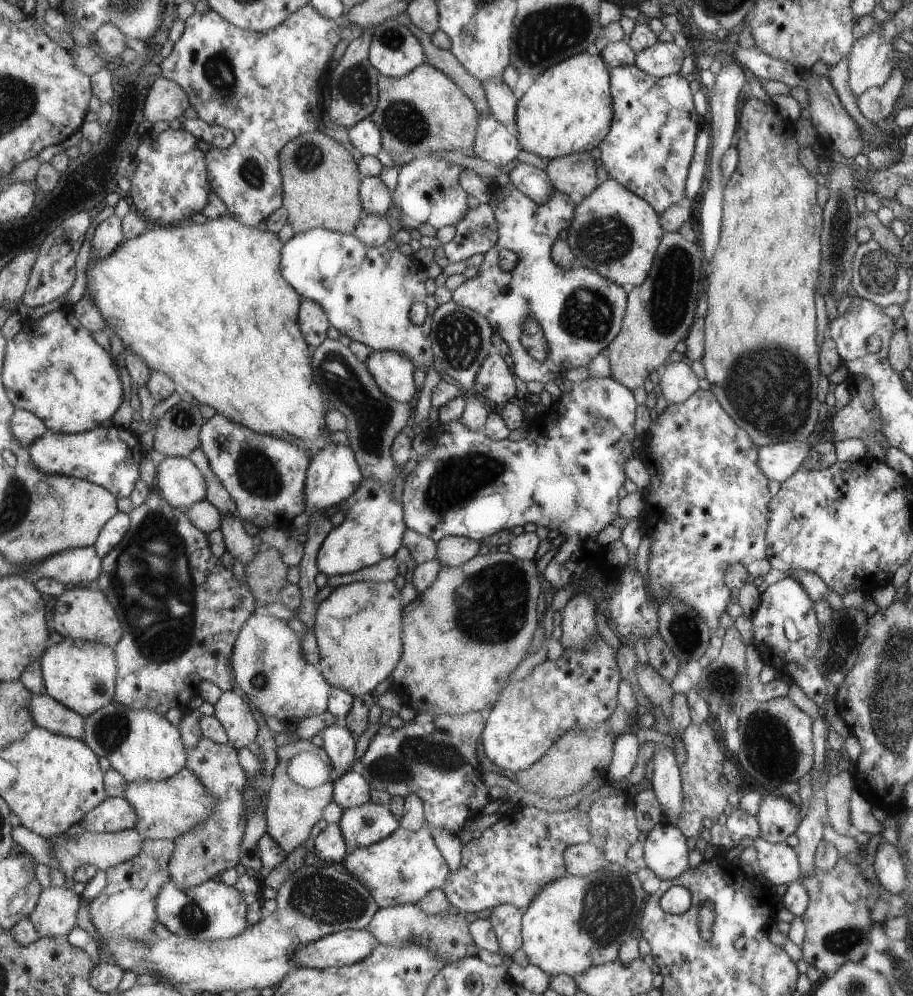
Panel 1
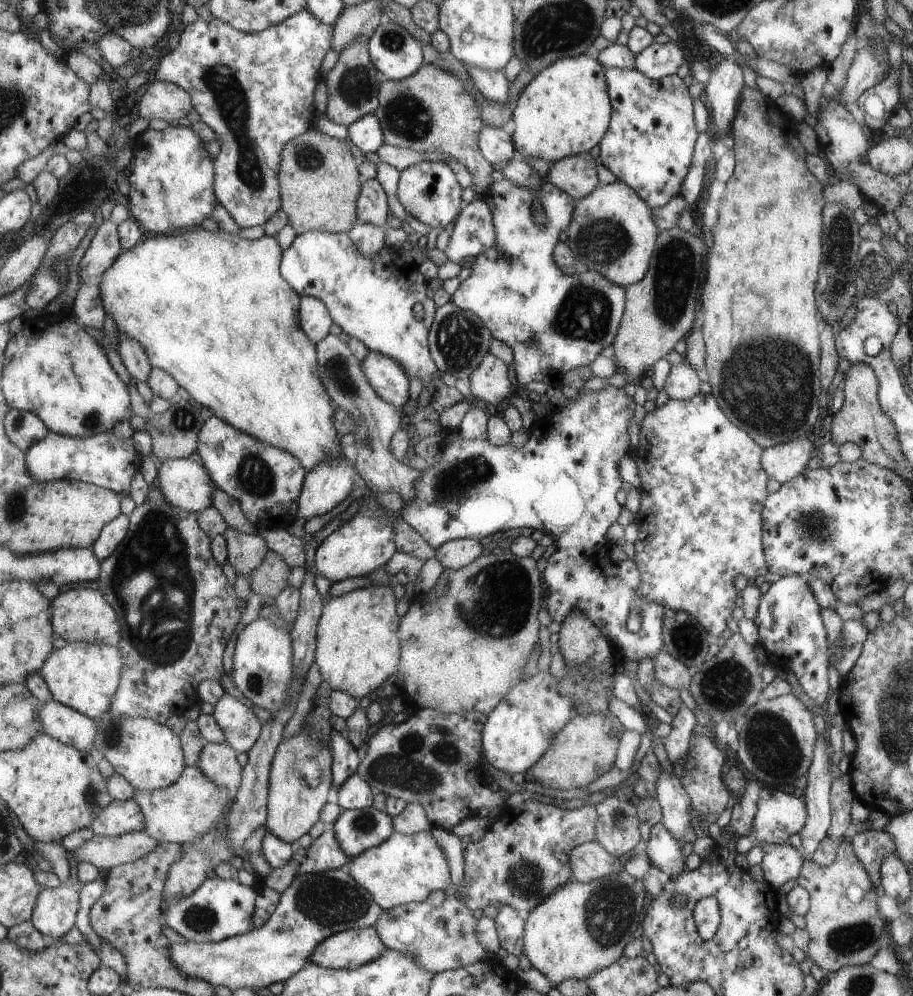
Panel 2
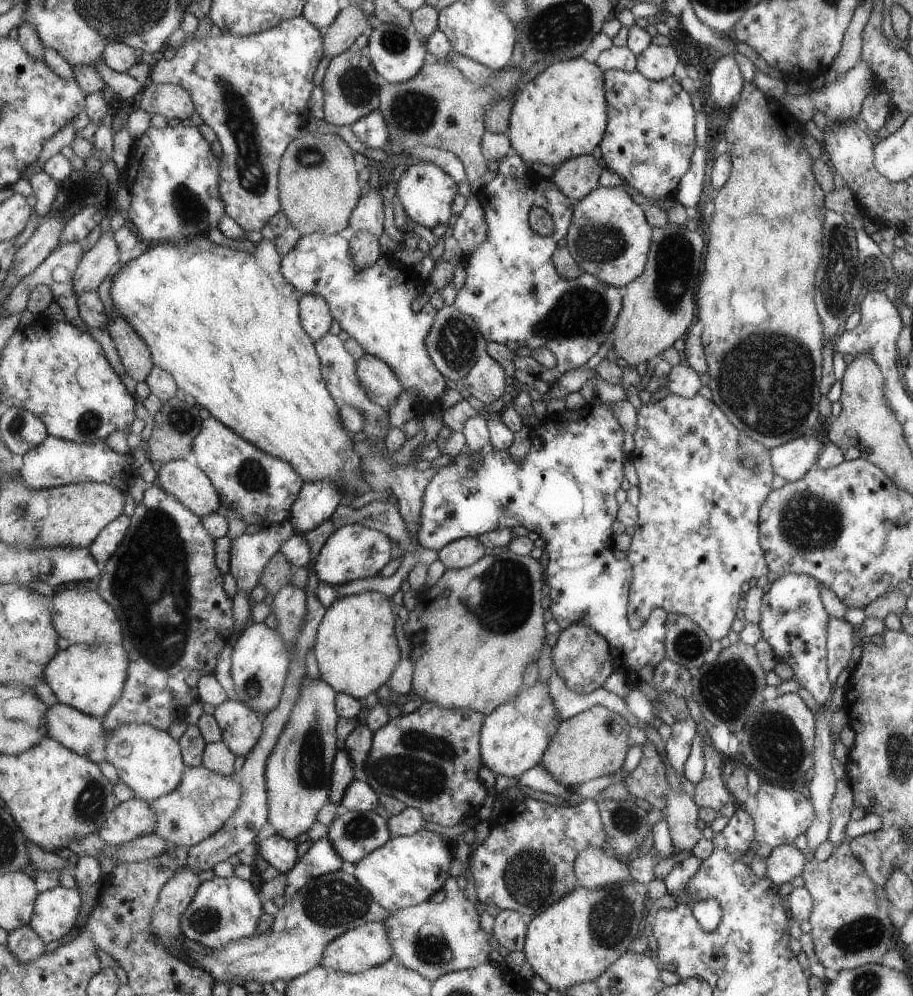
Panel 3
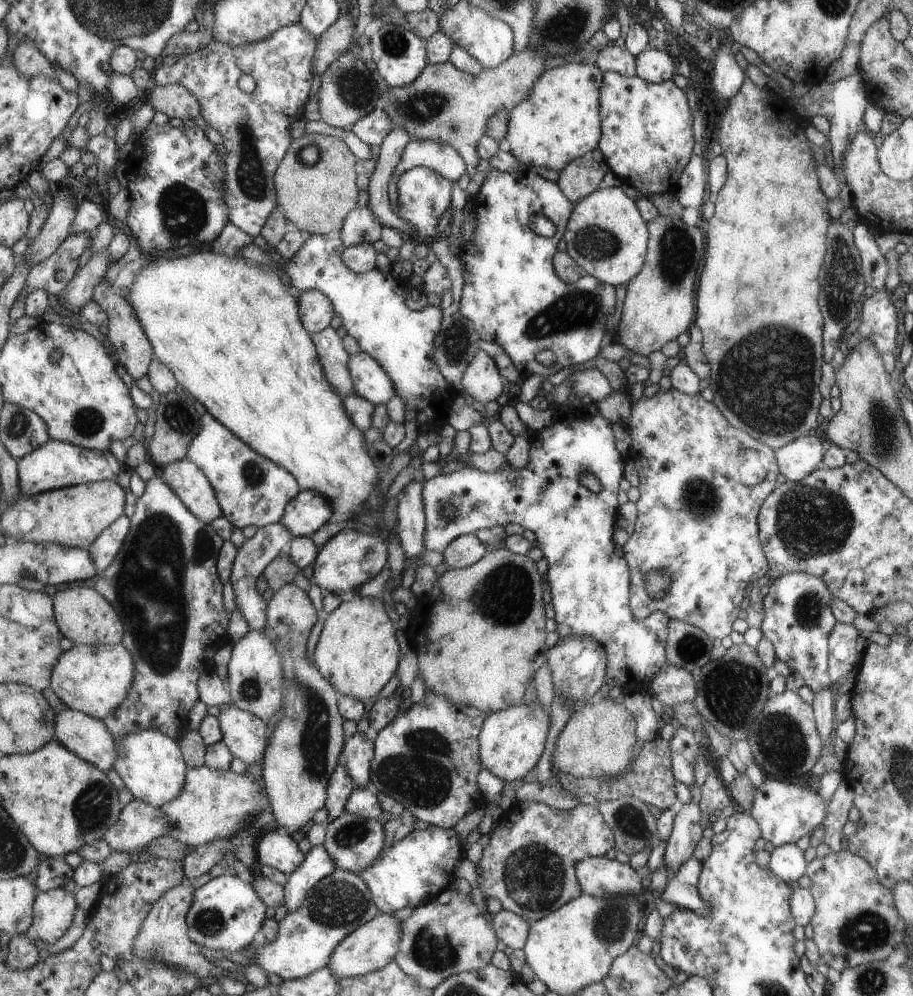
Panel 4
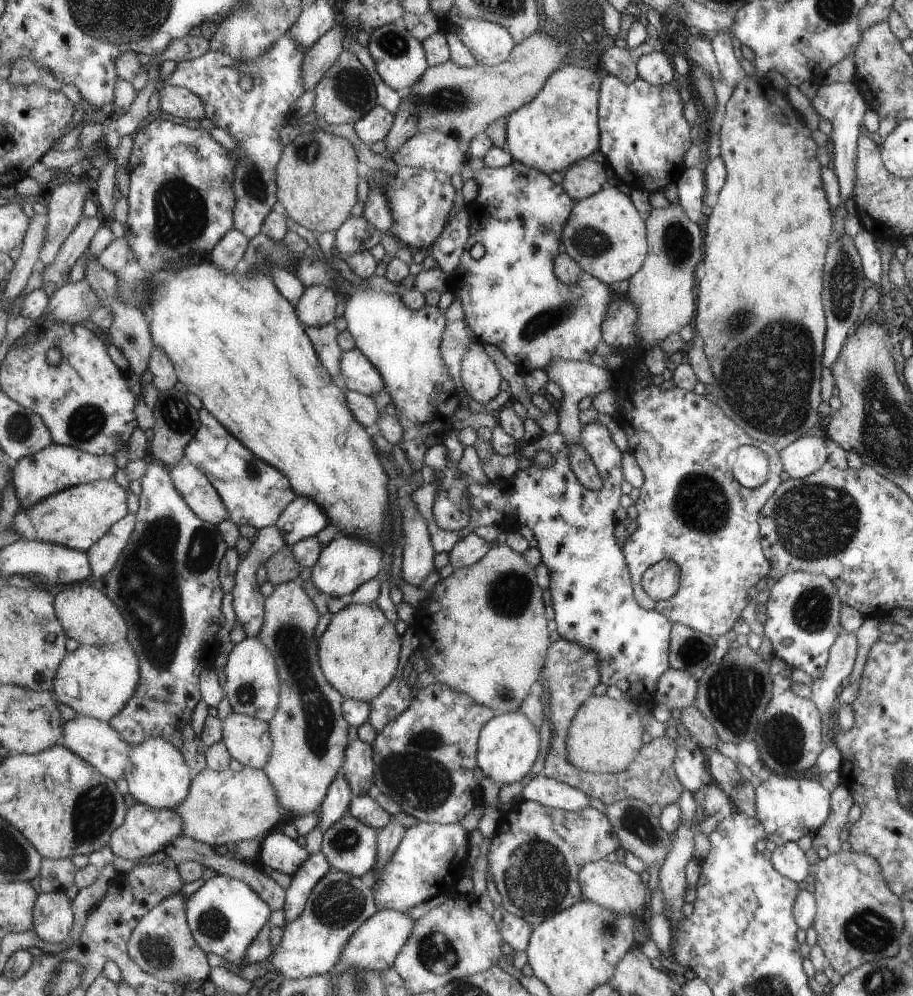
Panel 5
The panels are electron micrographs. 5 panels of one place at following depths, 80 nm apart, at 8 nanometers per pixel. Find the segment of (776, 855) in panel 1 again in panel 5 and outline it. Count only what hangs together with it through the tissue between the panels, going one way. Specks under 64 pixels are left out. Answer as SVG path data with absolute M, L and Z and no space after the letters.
M796 841L776 846L772 851L770 861L781 876L790 878L796 883L803 882L803 878L807 876L807 868L810 868L805 854L801 852Z

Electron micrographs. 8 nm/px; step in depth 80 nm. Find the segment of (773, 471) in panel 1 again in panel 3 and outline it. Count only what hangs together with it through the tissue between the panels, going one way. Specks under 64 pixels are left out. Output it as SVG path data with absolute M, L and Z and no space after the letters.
M812 434L788 440L770 448L771 466L775 474L786 481L797 480L810 468L815 468L821 447Z

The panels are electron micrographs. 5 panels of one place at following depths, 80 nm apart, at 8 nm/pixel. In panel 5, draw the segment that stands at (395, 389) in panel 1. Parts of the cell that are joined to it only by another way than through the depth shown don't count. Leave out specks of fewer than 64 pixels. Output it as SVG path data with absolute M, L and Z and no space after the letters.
M357 347L345 351L342 360L342 385L350 391L357 391L374 398L387 384L381 370Z

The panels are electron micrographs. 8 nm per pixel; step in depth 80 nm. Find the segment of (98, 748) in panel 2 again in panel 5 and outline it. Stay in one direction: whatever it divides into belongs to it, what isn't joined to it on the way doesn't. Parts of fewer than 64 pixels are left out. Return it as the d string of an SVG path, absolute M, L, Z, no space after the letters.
M151 737L143 744L131 744L131 762L125 768L125 780L138 803L155 809L178 808L189 796L193 773L183 752L163 738Z

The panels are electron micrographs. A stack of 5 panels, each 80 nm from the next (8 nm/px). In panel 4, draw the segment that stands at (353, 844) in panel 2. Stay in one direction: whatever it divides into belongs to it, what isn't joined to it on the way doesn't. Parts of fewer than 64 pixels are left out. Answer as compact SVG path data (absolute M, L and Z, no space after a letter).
M345 811L337 820L332 820L326 828L323 844L328 848L338 868L345 868L360 875L370 867L384 850L385 827L379 819Z

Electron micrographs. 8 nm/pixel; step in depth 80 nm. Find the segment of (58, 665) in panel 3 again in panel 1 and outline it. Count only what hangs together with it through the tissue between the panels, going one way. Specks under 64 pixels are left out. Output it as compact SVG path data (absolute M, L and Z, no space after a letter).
M63 638L61 642L50 645L40 661L46 682L46 692L67 708L72 708L75 712L88 717L114 701L119 668L114 647L85 639Z

